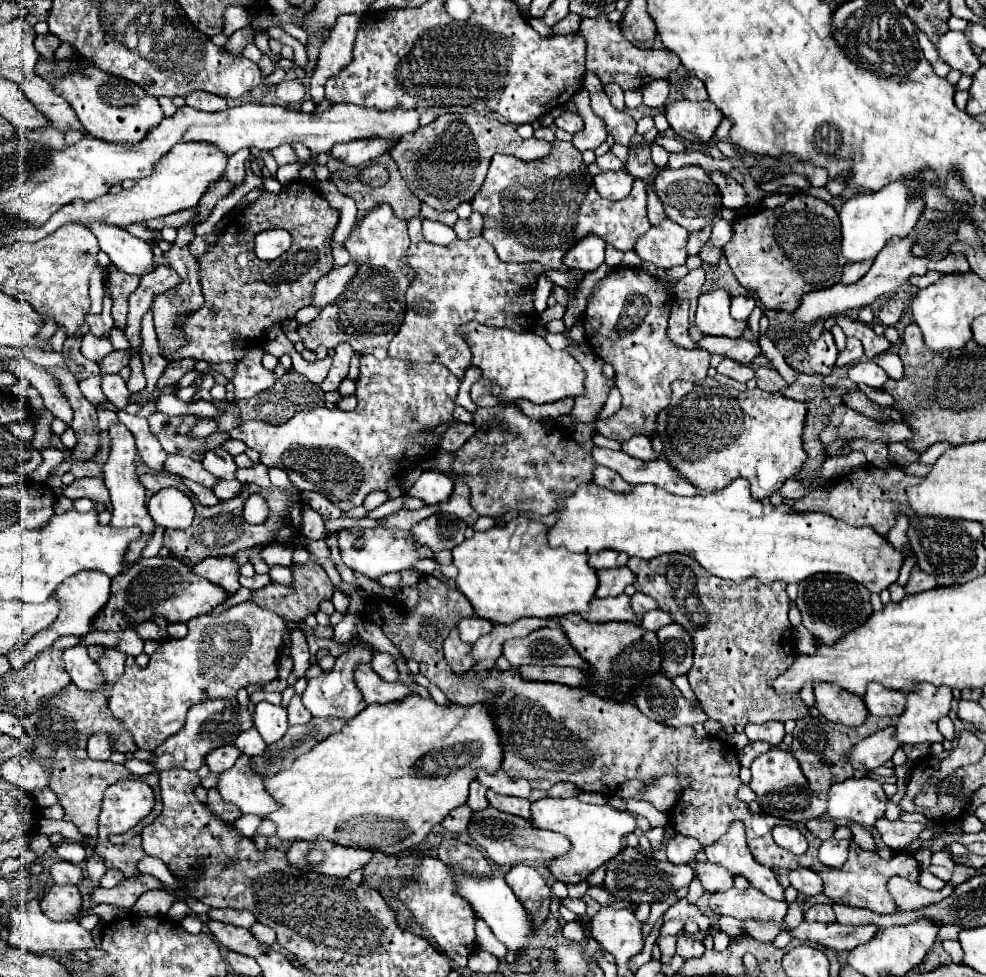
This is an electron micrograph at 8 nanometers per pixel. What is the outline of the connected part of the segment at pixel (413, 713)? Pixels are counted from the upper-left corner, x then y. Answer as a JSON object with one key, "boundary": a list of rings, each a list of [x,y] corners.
{"boundary":[[[407,695],[405,701],[369,705],[363,713],[353,717],[343,731],[315,745],[311,753],[299,757],[289,769],[275,777],[267,777],[267,793],[281,803],[269,819],[275,821],[277,835],[283,841],[313,841],[323,835],[325,839],[345,847],[361,847],[391,855],[397,853],[397,847],[419,845],[451,809],[467,803],[467,787],[475,779],[477,769],[485,769],[495,775],[501,761],[503,749],[491,717],[491,705],[475,703],[461,707],[451,703],[441,707],[431,697],[423,699],[419,695]]]}

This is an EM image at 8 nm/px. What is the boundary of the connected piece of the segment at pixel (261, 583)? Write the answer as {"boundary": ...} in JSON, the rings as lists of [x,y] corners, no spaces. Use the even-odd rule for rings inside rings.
{"boundary":[[[253,575],[251,579],[247,579],[247,577],[239,577],[239,583],[243,585],[243,587],[247,587],[247,589],[261,589],[261,587],[265,587],[265,585],[269,585],[271,583],[271,577],[269,575]]]}

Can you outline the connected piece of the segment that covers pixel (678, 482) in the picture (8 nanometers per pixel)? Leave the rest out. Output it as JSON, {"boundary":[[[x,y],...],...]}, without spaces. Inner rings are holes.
{"boundary":[[[595,447],[593,459],[599,465],[605,465],[613,471],[617,471],[629,485],[657,485],[665,489],[671,495],[683,495],[683,497],[693,497],[703,493],[695,485],[691,485],[677,469],[669,465],[667,459],[655,459],[655,461],[641,461],[635,457],[629,457],[623,451],[611,451],[611,449],[601,449]]]}

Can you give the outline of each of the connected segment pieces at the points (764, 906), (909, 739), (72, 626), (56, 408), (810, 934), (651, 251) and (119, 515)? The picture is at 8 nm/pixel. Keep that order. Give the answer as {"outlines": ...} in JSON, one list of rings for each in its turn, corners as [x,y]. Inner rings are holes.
{"outlines":[[[[749,887],[745,891],[739,889],[727,889],[711,893],[709,897],[709,909],[717,915],[731,915],[735,919],[747,921],[777,921],[781,923],[787,913],[785,901],[771,901],[765,893],[759,893],[759,889]]],[[[923,683],[919,691],[907,695],[905,713],[895,723],[895,739],[903,745],[918,743],[943,743],[937,721],[951,711],[951,689]]],[[[87,571],[87,573],[77,573],[75,577],[69,577],[67,581],[63,581],[63,585],[57,587],[55,591],[55,599],[59,601],[59,615],[57,619],[43,631],[39,631],[35,637],[31,637],[31,641],[27,641],[21,651],[11,651],[9,653],[9,663],[11,663],[11,671],[19,673],[25,669],[25,665],[37,657],[39,651],[51,647],[59,637],[63,635],[87,635],[91,631],[91,623],[97,617],[97,613],[103,609],[103,605],[109,601],[109,585],[111,579],[105,573],[99,571]]],[[[21,357],[19,361],[3,359],[3,363],[7,365],[9,371],[13,371],[17,377],[27,379],[41,393],[41,397],[45,401],[45,407],[57,419],[61,419],[65,425],[71,425],[71,421],[73,421],[73,409],[67,403],[67,399],[63,397],[63,393],[61,393],[59,385],[55,383],[55,377],[53,375],[49,375],[43,367],[27,361],[25,357]]],[[[803,921],[793,931],[793,937],[815,943],[815,945],[823,945],[835,951],[851,951],[857,945],[867,943],[877,931],[879,929],[875,929],[875,925],[857,925],[855,927],[855,925],[839,925],[839,923],[819,925],[819,923]]],[[[665,219],[659,225],[653,225],[645,233],[645,237],[641,237],[637,241],[635,253],[643,261],[649,261],[661,269],[685,265],[685,261],[687,261],[687,239],[689,239],[687,229]]],[[[117,423],[109,429],[109,437],[111,437],[111,453],[109,453],[109,461],[103,467],[105,473],[105,487],[111,493],[111,505],[113,505],[113,517],[111,517],[111,527],[139,527],[141,529],[141,537],[131,541],[127,551],[125,551],[125,565],[133,565],[139,557],[141,551],[145,549],[147,541],[153,535],[155,523],[151,521],[151,515],[147,513],[147,505],[145,505],[145,491],[139,485],[139,477],[135,473],[135,455],[137,455],[137,447],[135,447],[135,439],[131,435],[131,431],[127,431],[125,425]]]]}

